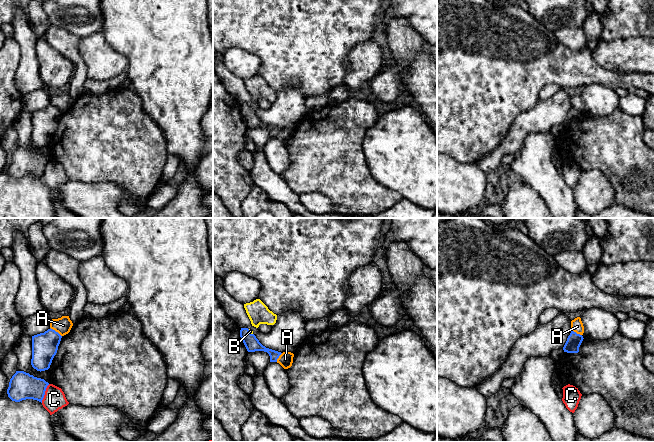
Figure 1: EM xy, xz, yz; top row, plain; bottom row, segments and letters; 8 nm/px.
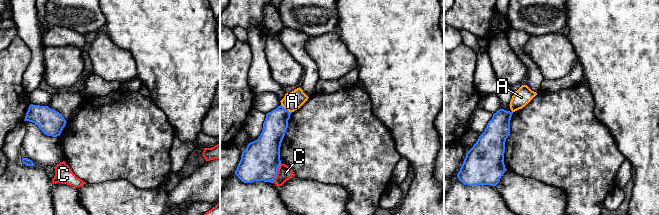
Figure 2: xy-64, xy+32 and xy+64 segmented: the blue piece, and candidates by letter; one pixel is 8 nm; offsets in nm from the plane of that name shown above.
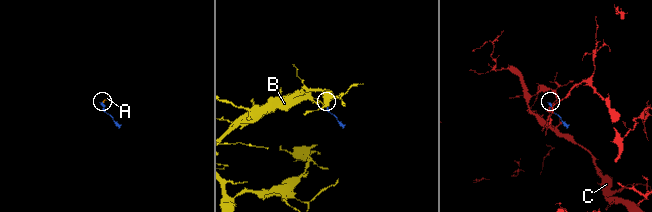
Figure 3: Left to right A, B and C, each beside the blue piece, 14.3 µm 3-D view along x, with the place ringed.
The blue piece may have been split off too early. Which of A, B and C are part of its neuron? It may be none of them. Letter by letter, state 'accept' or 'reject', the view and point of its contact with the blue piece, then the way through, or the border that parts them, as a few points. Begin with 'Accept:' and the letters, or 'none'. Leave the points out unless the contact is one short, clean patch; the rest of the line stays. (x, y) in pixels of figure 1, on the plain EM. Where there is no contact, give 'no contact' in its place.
Accept: B
A: reject | xy (55, 107) | along xy (50, 103), (61, 112)
B: accept | xz (249, 108) | across xz (252, 120), (249, 115), (249, 108), (250, 107)
C: reject | xy (44, 169) | along xy (49, 160), (41, 178)

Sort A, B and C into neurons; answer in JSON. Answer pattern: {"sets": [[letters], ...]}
{"sets": [["A"], ["B"], ["C"]]}

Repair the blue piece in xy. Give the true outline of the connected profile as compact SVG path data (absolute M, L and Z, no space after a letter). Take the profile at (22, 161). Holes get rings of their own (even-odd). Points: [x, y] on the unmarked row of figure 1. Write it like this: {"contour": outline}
{"contour": "M16 147L10 155L7 170L15 178L33 175L42 179L48 161L49 159L44 155L34 153L24 147Z"}

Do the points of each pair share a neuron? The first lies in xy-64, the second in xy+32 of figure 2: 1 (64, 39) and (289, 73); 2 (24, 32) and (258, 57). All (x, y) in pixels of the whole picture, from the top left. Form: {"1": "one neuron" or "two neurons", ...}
{"1": "two neurons", "2": "one neuron"}

